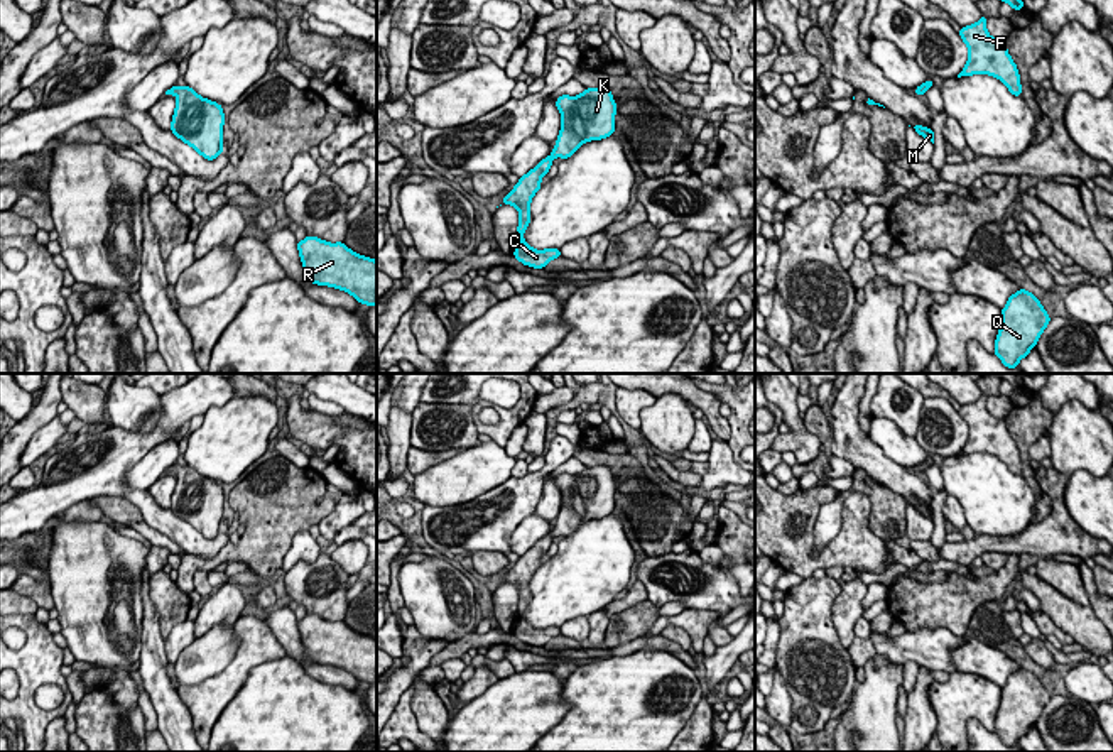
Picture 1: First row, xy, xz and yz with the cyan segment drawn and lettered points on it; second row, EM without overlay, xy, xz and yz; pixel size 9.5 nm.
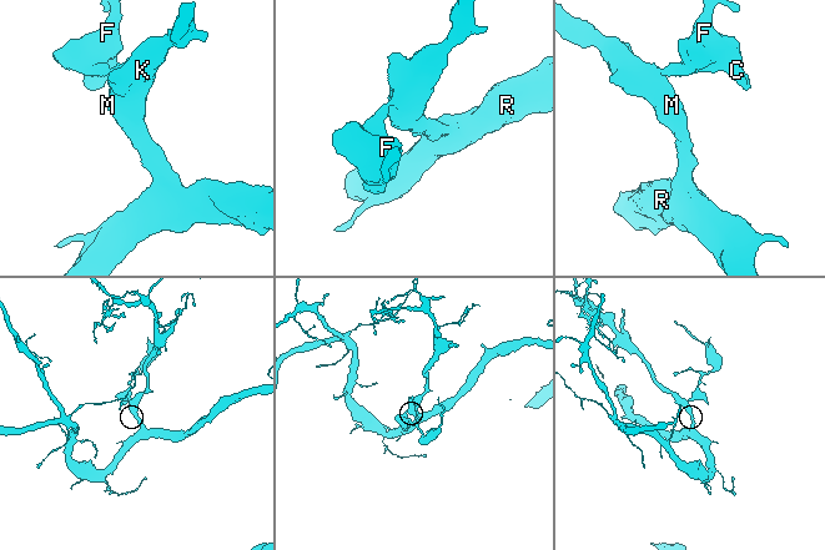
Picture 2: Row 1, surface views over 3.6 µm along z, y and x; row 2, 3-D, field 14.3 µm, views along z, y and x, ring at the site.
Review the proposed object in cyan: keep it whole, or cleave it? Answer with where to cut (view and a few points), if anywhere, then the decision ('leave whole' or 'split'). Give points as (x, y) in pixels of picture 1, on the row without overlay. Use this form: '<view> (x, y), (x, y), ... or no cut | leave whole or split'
no cut | leave whole

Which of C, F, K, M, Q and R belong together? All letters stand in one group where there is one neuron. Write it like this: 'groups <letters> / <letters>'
groups C F K M Q R

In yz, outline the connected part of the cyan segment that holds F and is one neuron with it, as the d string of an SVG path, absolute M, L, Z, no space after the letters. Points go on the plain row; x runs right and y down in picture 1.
M985 394L976 402L961 406L959 414L968 424L969 436L958 456L990 453L998 456L1012 473L1022 475L1017 443L1010 436L1005 419L998 419L988 412Z

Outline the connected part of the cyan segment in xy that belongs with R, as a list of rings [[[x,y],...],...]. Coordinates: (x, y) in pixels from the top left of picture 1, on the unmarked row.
[[[311,613],[297,620],[297,629],[304,652],[312,662],[341,668],[361,683],[377,684],[377,639],[355,632],[343,620],[329,622]]]

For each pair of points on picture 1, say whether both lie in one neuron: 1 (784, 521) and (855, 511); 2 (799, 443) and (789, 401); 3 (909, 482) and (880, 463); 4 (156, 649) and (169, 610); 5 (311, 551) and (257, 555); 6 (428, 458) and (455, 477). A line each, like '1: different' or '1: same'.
1: same
2: same
3: same
4: different
5: different
6: different

